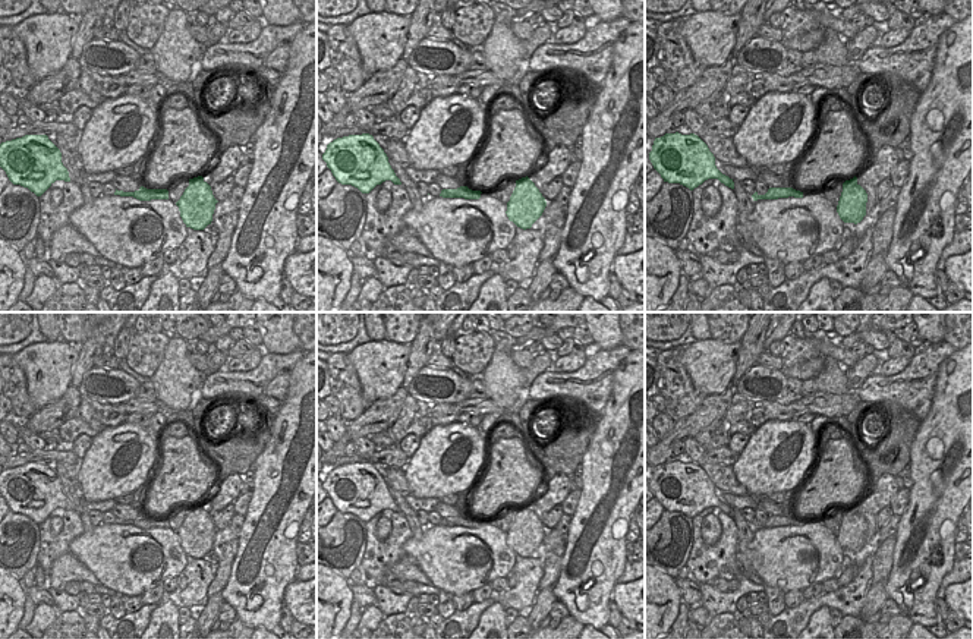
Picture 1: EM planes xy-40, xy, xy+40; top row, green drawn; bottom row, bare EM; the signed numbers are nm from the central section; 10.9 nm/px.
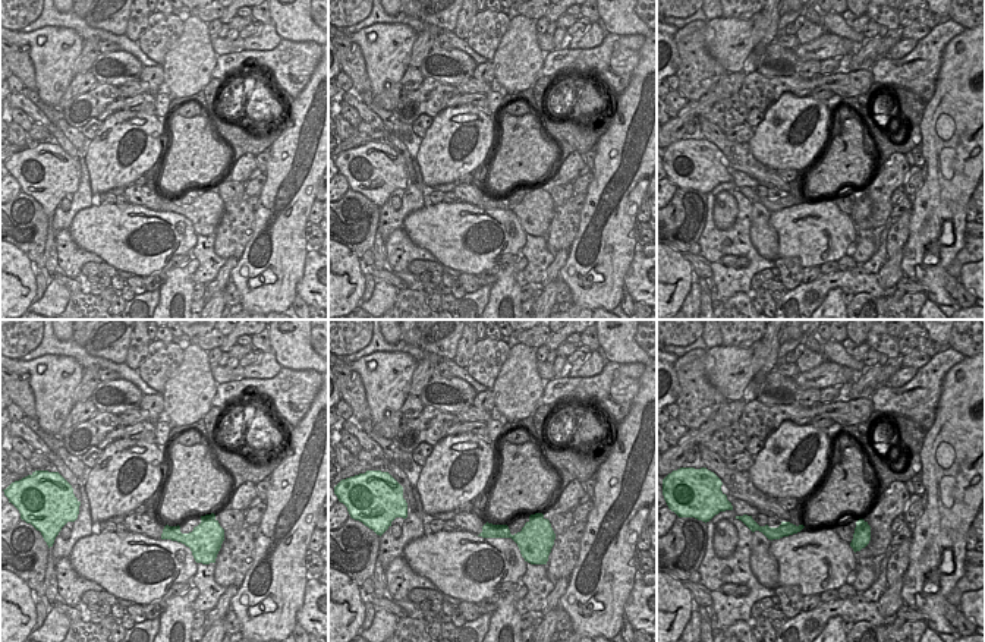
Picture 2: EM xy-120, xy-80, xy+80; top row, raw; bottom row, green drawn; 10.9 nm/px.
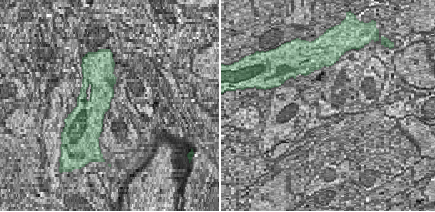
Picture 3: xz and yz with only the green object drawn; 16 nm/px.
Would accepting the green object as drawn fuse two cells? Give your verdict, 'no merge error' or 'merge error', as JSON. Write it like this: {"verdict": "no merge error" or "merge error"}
{"verdict": "no merge error"}

